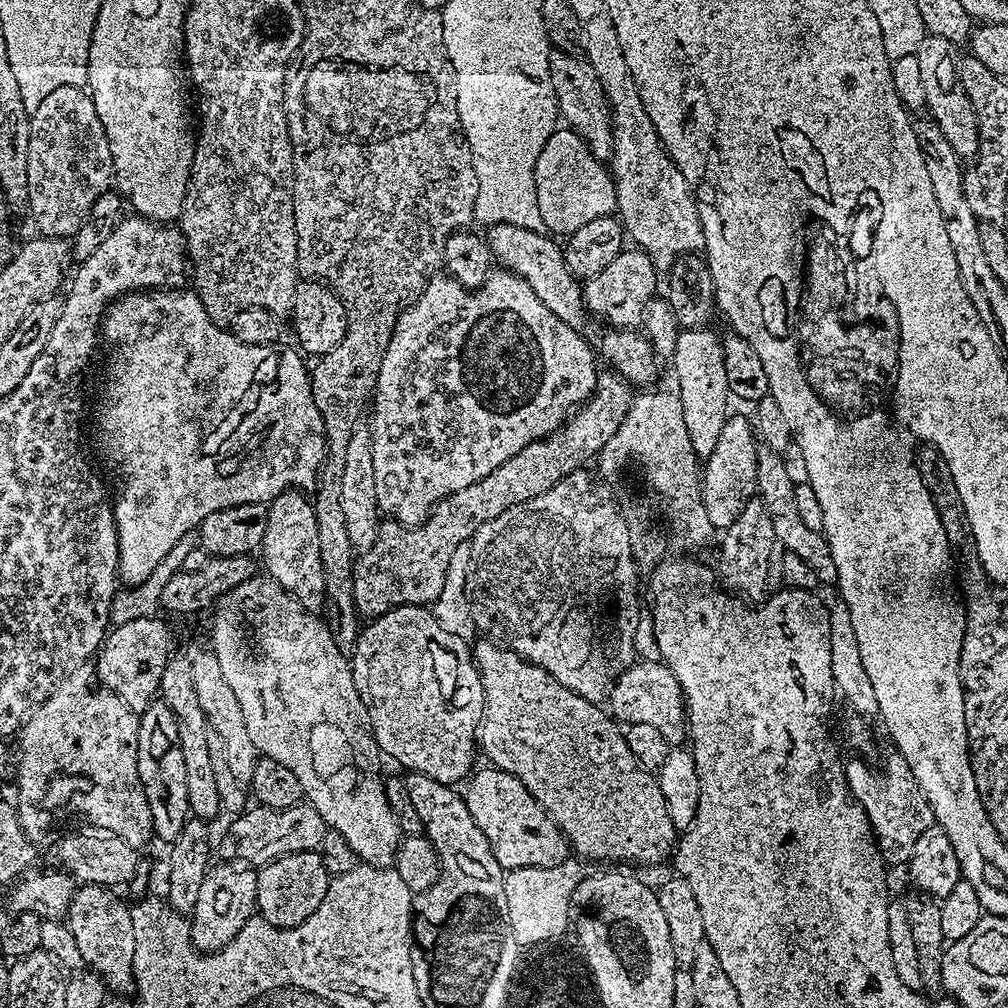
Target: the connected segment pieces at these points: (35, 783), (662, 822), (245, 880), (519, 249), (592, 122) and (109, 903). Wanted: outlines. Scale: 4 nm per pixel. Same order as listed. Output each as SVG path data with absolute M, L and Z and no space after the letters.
M64 688L64 692L60 692L60 696L54 696L50 692L48 695L52 698L52 704L48 704L48 707L43 704L37 703L30 711L29 715L34 717L36 724L32 724L32 728L28 728L28 732L18 734L18 742L24 752L24 758L18 766L18 776L28 776L32 774L34 778L25 778L20 786L22 789L20 794L22 797L16 801L17 816L19 818L20 825L23 828L23 832L26 834L29 841L33 844L39 844L44 841L50 834L52 826L54 824L54 814L58 808L66 808L70 812L78 812L84 819L94 824L99 831L108 833L109 835L120 836L125 842L132 848L141 849L142 844L148 840L151 841L153 837L152 831L152 819L150 818L149 804L146 802L144 788L140 784L138 778L138 766L137 766L137 748L138 748L138 726L140 725L139 720L132 720L136 715L135 712L127 710L124 712L124 707L120 708L122 701L120 696L117 696L115 700L112 697L116 695L115 692L111 692L110 695L106 696L103 692L98 696L88 696L88 692L84 692L84 688Z
M480 642L472 648L472 659L476 661L476 669L482 678L484 690L484 723L478 738L479 747L488 755L487 763L501 772L508 772L516 776L530 790L532 797L548 811L548 817L560 828L562 835L568 840L568 847L577 857L588 862L605 862L604 860L633 860L636 864L660 864L664 859L673 855L678 843L678 829L672 820L672 815L666 804L666 798L660 789L659 779L653 773L647 772L637 762L634 754L630 754L627 735L622 731L621 725L607 711L604 712L599 703L582 698L570 689L563 688L546 670L537 664L530 664L518 654L499 647L491 642Z
M220 862L217 868L216 865L209 867L206 878L198 889L198 902L194 902L194 910L190 914L193 946L205 954L224 951L257 911L257 894L256 872L251 867L233 866L228 862Z
M494 224L487 232L486 243L495 261L508 269L513 276L521 276L530 286L530 290L538 294L546 310L562 318L562 322L566 322L571 328L583 329L583 324L590 318L586 307L586 292L585 289L580 289L581 281L572 275L564 260L565 249L560 244L556 245L557 241L551 235L522 230L513 224Z
M555 50L549 51L548 57L550 82L554 82L556 107L563 123L586 141L588 149L595 154L597 160L607 161L612 154L612 117L604 91L598 82L598 74L594 74L587 59Z
M87 882L81 883L70 904L70 910L68 911L66 917L66 923L68 925L68 929L70 929L70 931L72 931L72 933L74 934L74 942L78 942L78 950L82 954L82 958L84 959L85 965L90 966L91 971L100 976L102 982L105 984L107 988L107 991L112 994L114 994L114 992L117 992L117 994L120 996L130 995L129 997L131 997L133 993L136 992L136 933L137 932L134 930L134 922L132 921L131 907L129 907L127 903L124 905L123 902L120 901L119 898L116 897L115 894L112 892L115 891L109 890L107 887L101 886L99 884L90 884Z

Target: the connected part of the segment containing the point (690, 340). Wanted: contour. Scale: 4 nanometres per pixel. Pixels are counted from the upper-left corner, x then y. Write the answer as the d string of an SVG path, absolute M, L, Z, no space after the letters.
M688 330L677 335L676 347L670 358L672 368L676 371L676 388L682 402L682 416L686 418L686 430L690 433L690 446L694 446L697 458L707 458L714 454L714 446L718 446L722 419L720 420L720 388L722 392L722 344L712 330Z

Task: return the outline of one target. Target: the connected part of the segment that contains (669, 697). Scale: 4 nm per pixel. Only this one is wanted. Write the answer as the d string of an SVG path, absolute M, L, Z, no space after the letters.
M648 660L645 664L633 663L632 667L616 679L616 685L610 693L610 712L617 721L625 725L654 726L668 738L673 735L672 728L685 727L686 701L678 678L674 678L674 674L664 663L653 660Z

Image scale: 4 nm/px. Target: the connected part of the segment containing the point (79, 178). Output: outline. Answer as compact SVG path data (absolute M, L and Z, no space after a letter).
M59 88L54 90L54 94L48 94L42 106L31 113L30 119L30 154L26 158L26 170L28 171L28 206L27 211L32 212L32 220L36 223L36 228L41 237L44 238L72 238L75 237L78 229L88 223L93 215L96 203L100 200L100 195L114 184L114 173L112 171L112 155L110 154L110 142L106 138L106 130L102 130L102 118L98 118L98 110L94 110L94 102L91 95L84 88Z

